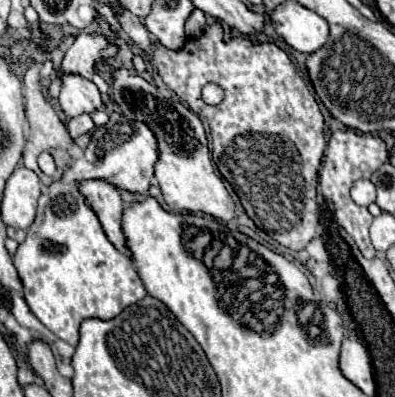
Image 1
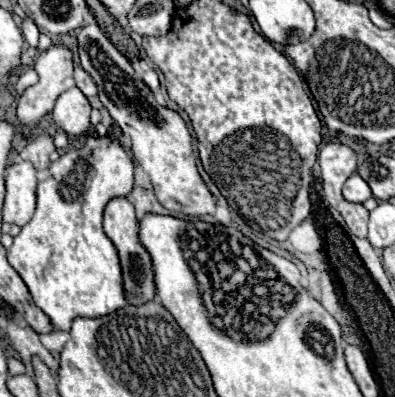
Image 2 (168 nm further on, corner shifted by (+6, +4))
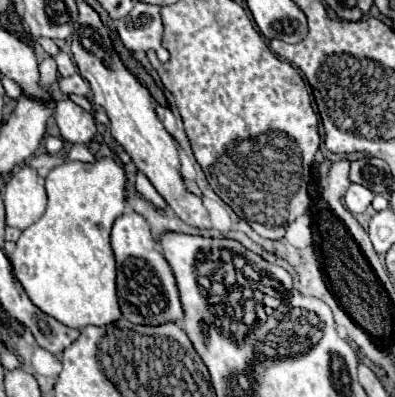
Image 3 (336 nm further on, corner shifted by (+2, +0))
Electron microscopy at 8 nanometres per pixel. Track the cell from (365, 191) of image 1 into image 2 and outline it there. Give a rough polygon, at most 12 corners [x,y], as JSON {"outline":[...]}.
{"outline":[[358,174],[346,180],[342,194],[350,202],[372,198],[368,186]]}

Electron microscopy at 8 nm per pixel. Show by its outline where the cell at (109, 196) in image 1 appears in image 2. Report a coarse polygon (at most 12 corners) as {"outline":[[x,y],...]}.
{"outline":[[112,198],[104,232],[120,254],[130,304],[154,298],[152,260],[134,206]]}

